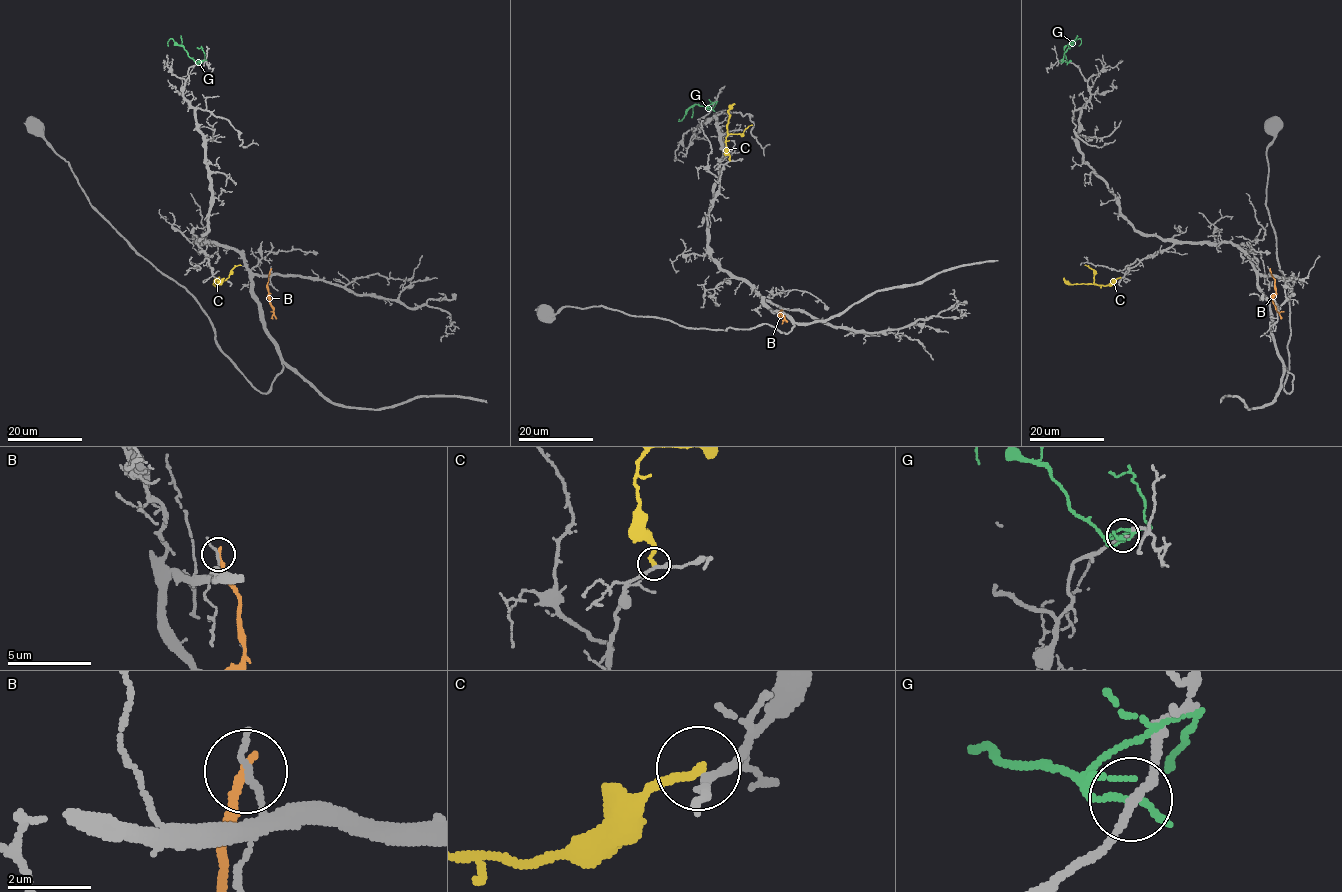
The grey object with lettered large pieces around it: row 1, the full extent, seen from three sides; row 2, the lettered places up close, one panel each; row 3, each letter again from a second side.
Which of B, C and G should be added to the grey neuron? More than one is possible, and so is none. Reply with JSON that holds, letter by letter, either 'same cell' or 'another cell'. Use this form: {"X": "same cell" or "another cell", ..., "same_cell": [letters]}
{"B": "another cell", "C": "another cell", "G": "another cell", "same_cell": []}

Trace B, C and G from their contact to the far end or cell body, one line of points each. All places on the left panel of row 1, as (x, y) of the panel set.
B: (270, 270), (269, 303), (276, 318)
C: (218, 277), (215, 285), (225, 280), (235, 266), (241, 265)
G: (200, 61), (196, 62), (172, 38), (168, 45)

